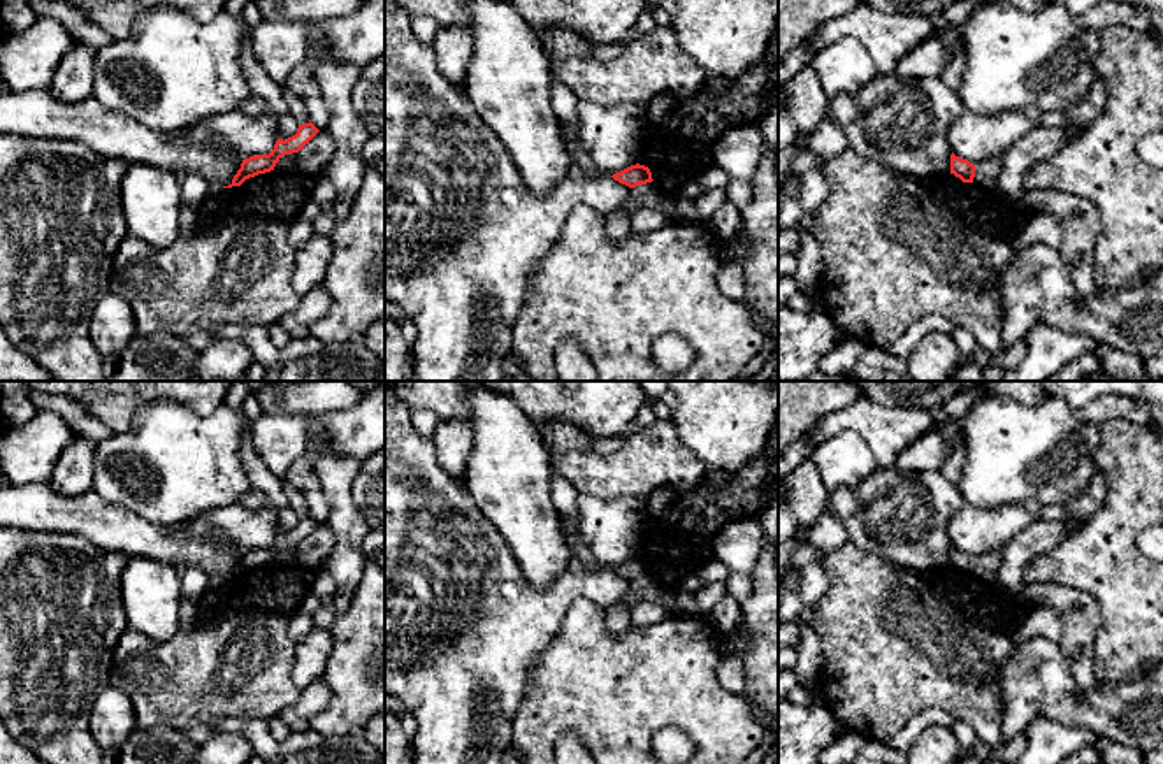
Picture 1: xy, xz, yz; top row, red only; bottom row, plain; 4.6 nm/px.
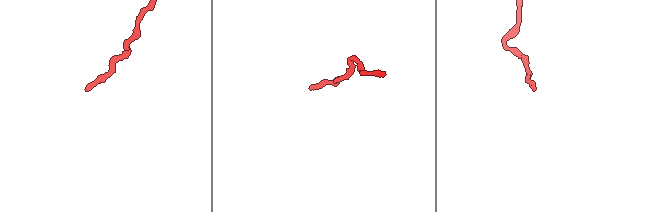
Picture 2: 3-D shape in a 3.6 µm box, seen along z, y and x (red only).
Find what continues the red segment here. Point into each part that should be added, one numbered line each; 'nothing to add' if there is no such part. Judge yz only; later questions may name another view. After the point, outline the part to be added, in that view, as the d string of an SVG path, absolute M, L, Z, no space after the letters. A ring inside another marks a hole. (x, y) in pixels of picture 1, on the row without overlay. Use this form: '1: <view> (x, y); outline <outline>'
1: yz (986, 569); outline M998 548L975 559L977 564L975 564L973 576L987 587L998 587L996 576L998 576L998 569L1001 566L1003 555L1005 555L1005 548Z

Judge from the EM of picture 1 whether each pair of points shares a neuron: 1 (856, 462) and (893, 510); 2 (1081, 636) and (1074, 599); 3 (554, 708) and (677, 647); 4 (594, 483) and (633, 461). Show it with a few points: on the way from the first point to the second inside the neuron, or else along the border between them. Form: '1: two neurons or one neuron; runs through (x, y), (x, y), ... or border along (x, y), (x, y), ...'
1: two neurons; border along (879, 468), (858, 489)
2: one neuron; runs through (1079, 627), (1079, 612), (1076, 608)
3: one neuron; runs through (584, 687), (628, 687), (647, 677)
4: one neuron; runs through (603, 476), (614, 476), (624, 469)

